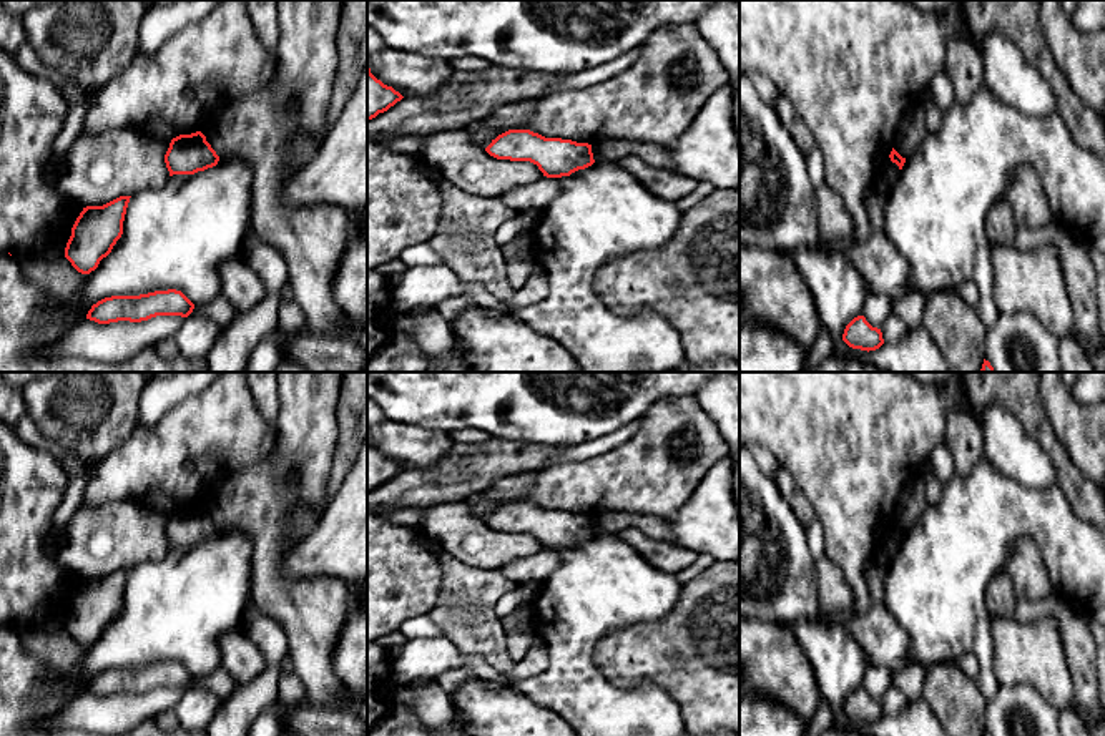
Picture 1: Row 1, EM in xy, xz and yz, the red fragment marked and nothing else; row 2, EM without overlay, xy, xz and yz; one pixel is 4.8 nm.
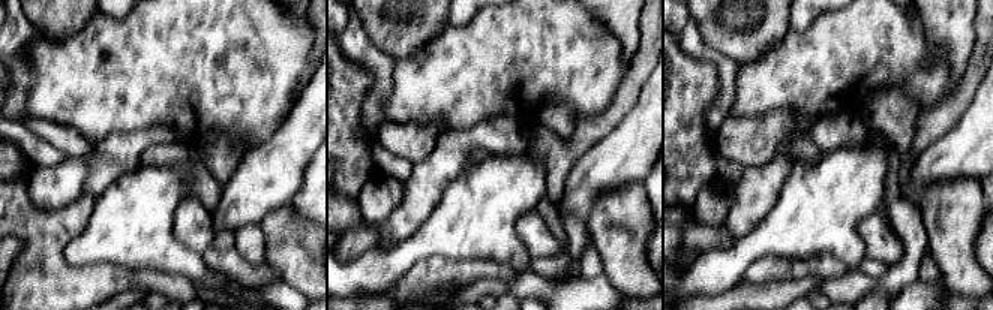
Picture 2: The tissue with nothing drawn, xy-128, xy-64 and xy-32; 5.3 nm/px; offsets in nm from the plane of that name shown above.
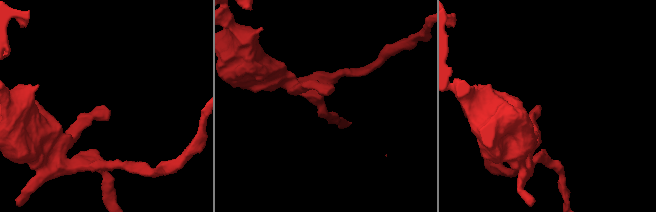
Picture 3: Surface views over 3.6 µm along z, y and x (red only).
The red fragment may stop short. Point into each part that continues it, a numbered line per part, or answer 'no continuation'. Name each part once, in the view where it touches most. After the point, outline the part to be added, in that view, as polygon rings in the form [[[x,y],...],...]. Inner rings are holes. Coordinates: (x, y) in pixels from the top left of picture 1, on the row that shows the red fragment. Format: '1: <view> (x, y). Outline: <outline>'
no continuation

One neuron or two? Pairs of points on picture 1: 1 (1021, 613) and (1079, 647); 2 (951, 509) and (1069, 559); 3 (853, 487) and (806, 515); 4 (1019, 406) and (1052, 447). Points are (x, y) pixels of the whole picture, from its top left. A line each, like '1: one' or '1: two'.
1: one
2: one
3: two
4: one

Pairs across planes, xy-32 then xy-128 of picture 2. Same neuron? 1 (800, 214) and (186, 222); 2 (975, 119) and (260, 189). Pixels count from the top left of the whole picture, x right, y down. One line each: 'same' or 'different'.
1: different
2: same

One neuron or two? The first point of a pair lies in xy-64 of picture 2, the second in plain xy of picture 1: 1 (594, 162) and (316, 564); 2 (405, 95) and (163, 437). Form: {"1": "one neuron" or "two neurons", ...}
{"1": "one neuron", "2": "one neuron"}

